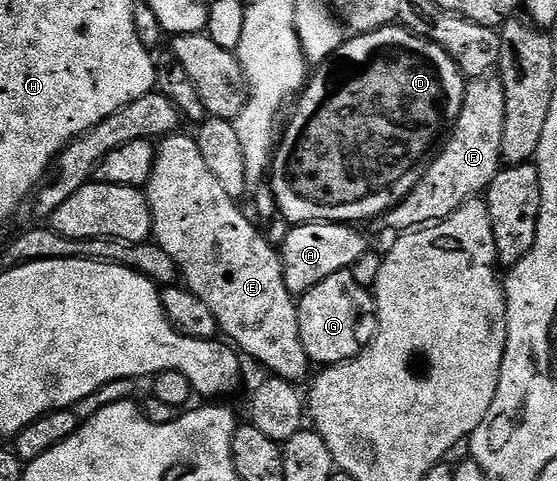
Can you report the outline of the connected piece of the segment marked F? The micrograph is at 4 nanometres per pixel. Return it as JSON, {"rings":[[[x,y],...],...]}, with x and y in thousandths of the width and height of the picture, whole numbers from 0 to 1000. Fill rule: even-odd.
{"rings":[[[871,158],[849,162],[835,177],[829,233],[819,260],[810,264],[801,293],[792,301],[785,322],[768,343],[767,358],[743,383],[743,391],[716,420],[707,435],[688,447],[686,464],[697,478],[709,482],[738,482],[763,470],[777,468],[797,453],[806,453],[833,420],[849,418],[867,405],[887,374],[887,366],[901,351],[901,266],[908,266],[908,191],[896,160]]]}

